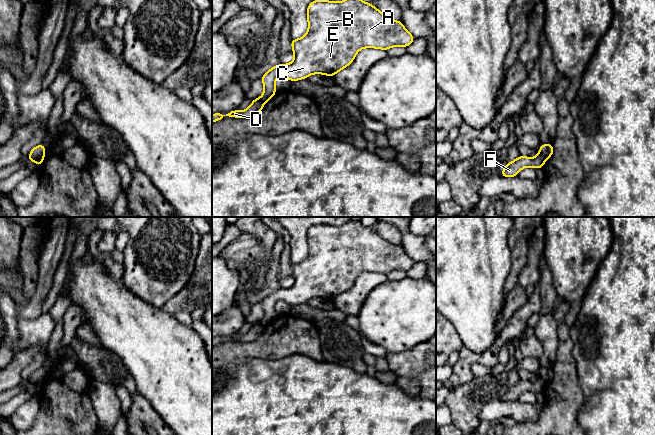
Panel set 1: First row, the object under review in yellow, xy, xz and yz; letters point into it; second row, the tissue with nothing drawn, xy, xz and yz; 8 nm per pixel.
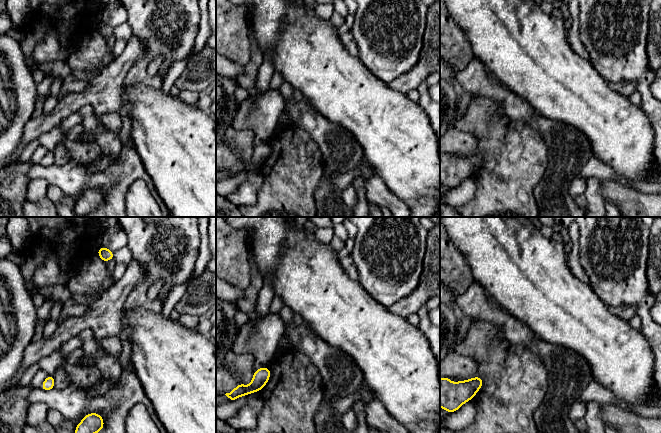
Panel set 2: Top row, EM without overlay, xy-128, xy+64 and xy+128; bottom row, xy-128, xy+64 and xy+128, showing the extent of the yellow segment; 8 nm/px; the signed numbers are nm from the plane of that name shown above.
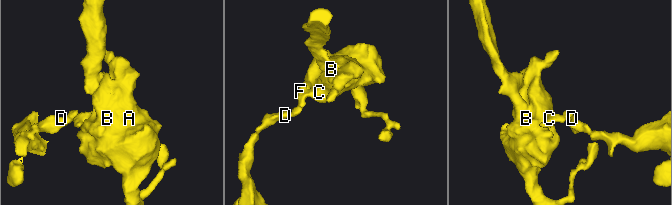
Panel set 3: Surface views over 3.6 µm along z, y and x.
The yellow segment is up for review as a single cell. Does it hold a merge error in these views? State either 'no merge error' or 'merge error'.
merge error

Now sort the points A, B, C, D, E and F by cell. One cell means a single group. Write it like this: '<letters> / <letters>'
A B C E F / D

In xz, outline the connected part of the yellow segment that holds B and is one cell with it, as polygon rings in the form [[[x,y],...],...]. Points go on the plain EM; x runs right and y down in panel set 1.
[[[360,221],[341,225],[314,224],[308,231],[308,256],[300,263],[291,262],[291,271],[295,279],[290,288],[278,288],[261,301],[264,310],[263,325],[270,324],[276,317],[274,306],[279,300],[289,305],[303,304],[312,298],[323,298],[333,301],[346,292],[355,283],[361,272],[378,272],[388,274],[394,270],[408,271],[415,264],[403,247],[385,240],[372,227],[365,227]]]

